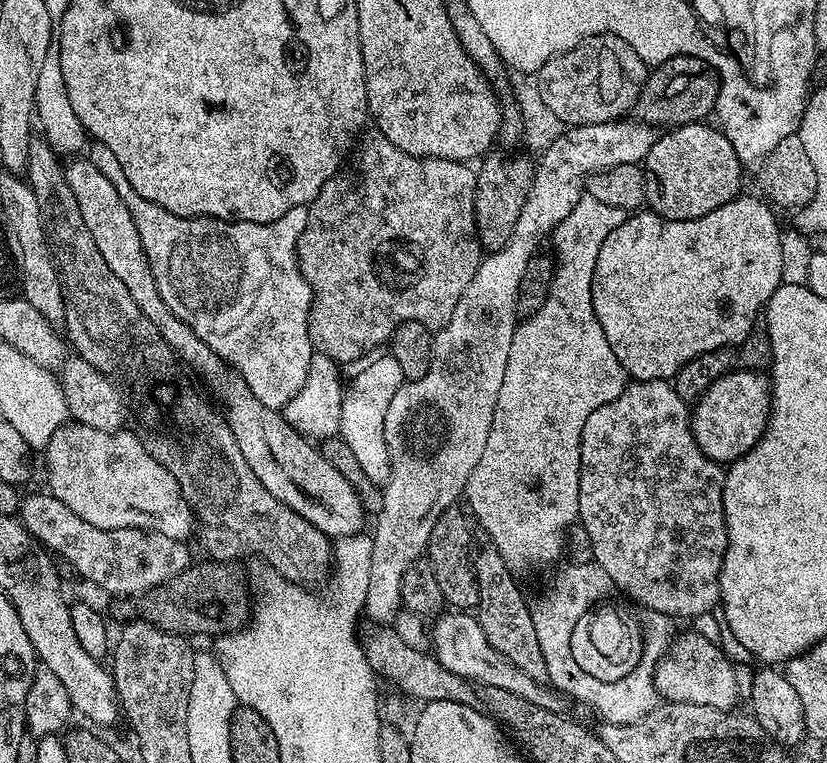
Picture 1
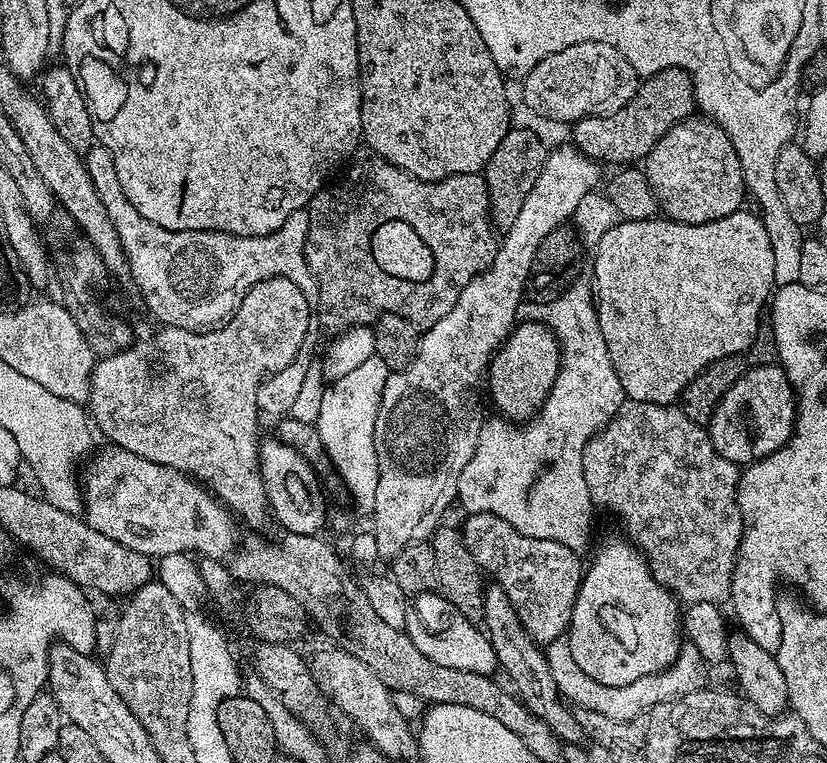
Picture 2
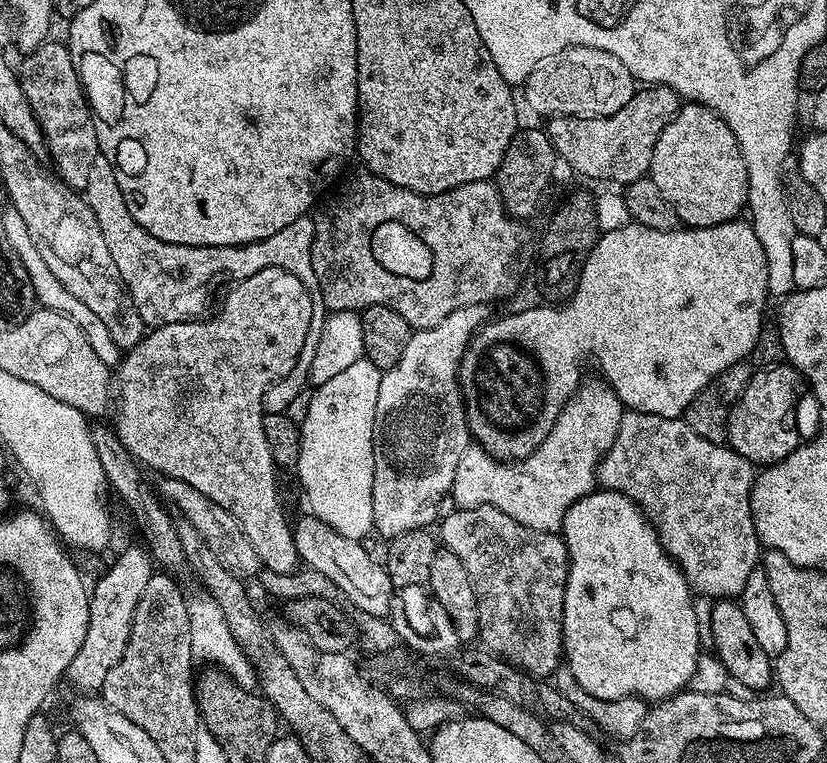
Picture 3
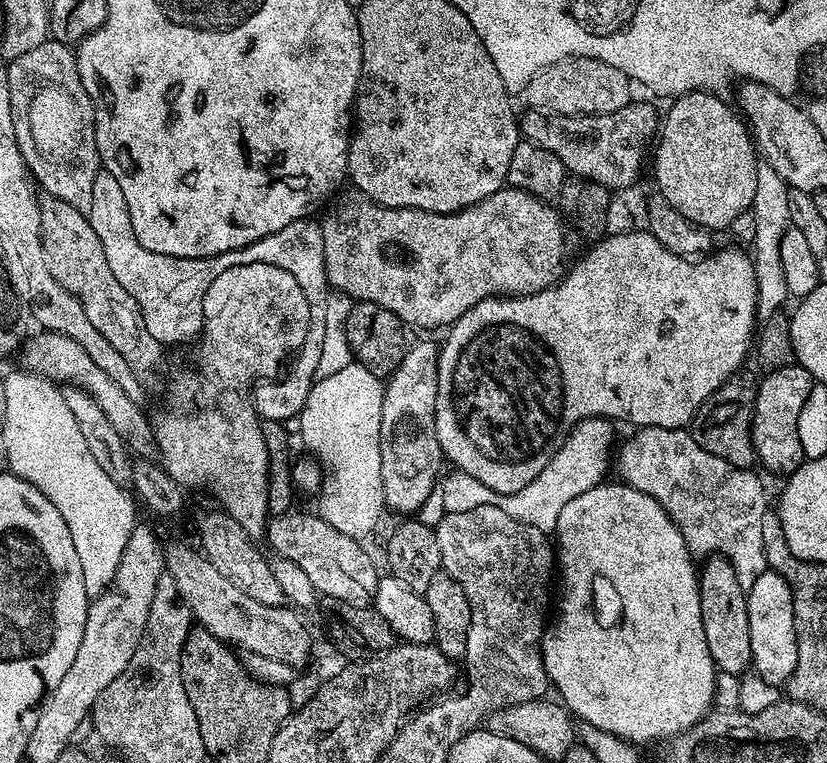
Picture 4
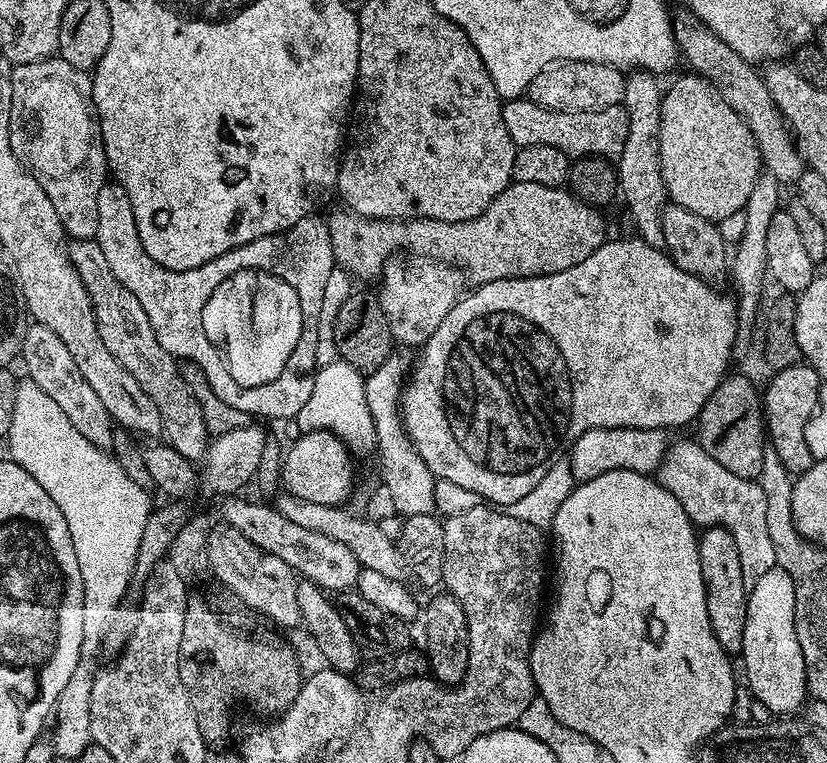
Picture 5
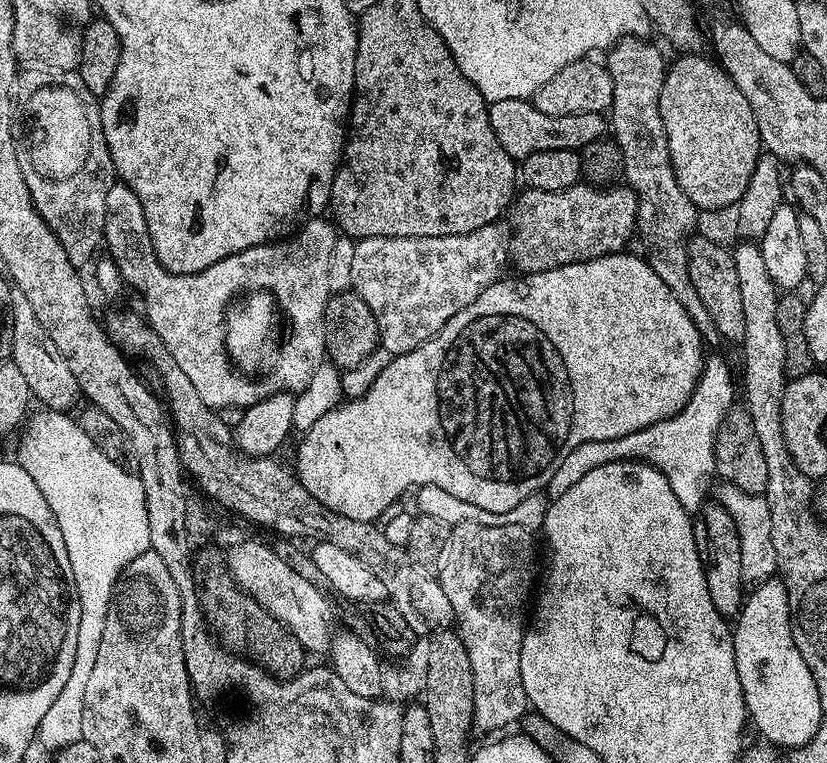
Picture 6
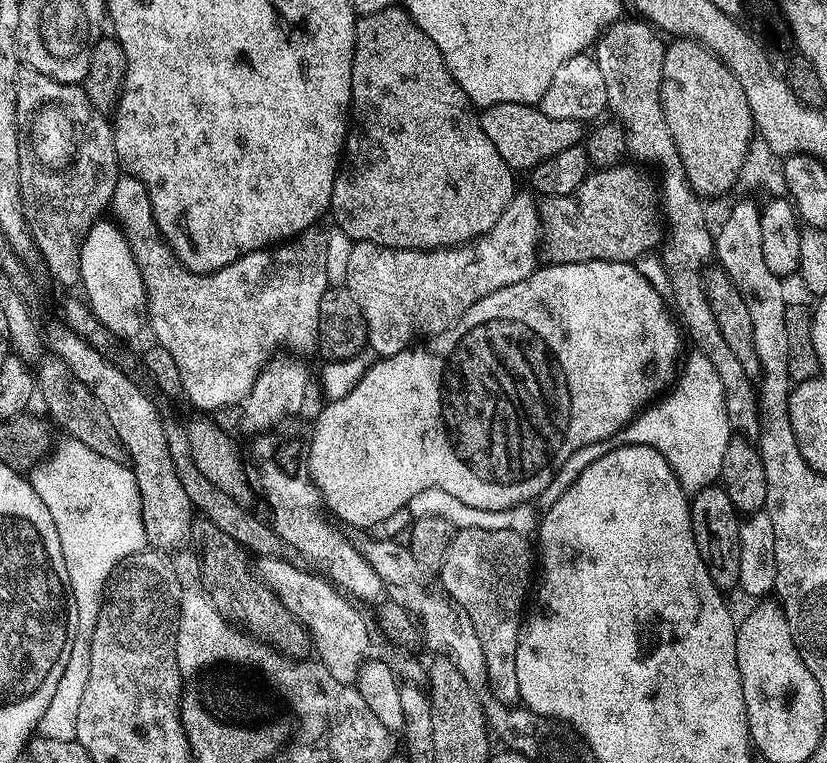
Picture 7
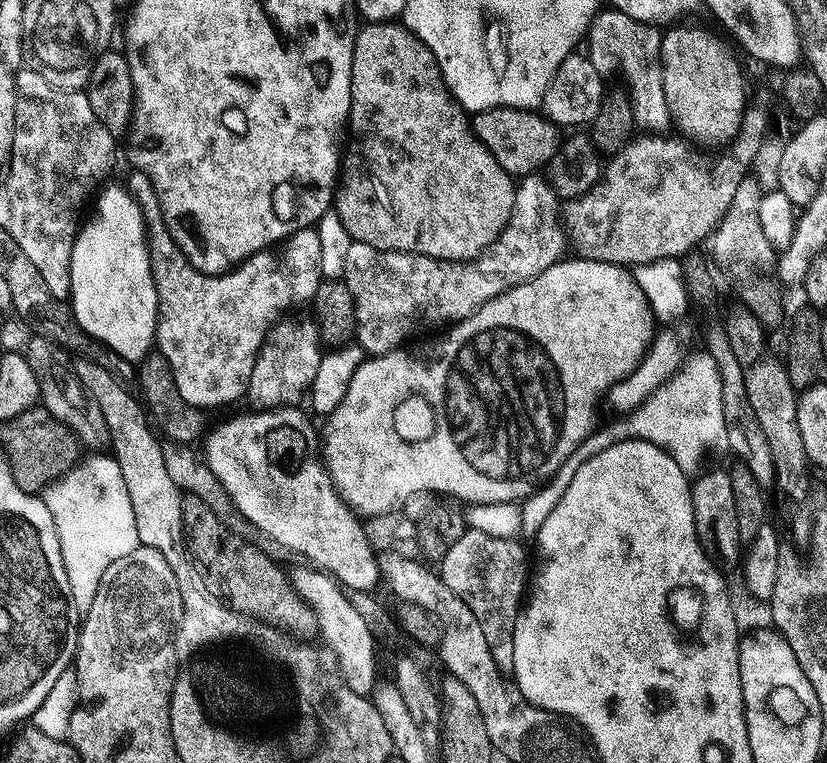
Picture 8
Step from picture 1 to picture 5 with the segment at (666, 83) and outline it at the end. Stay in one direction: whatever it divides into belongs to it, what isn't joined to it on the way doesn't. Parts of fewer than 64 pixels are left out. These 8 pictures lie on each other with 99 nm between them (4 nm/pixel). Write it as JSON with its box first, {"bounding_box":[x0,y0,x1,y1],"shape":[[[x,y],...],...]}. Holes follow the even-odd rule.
{"bounding_box":[502,98,628,162],"shape":[[[527,98],[504,100],[503,105],[502,122],[506,126],[506,134],[510,134],[517,149],[555,146],[570,158],[600,156],[612,162],[619,158],[626,146],[628,112],[620,104],[597,112],[547,112]]]}

